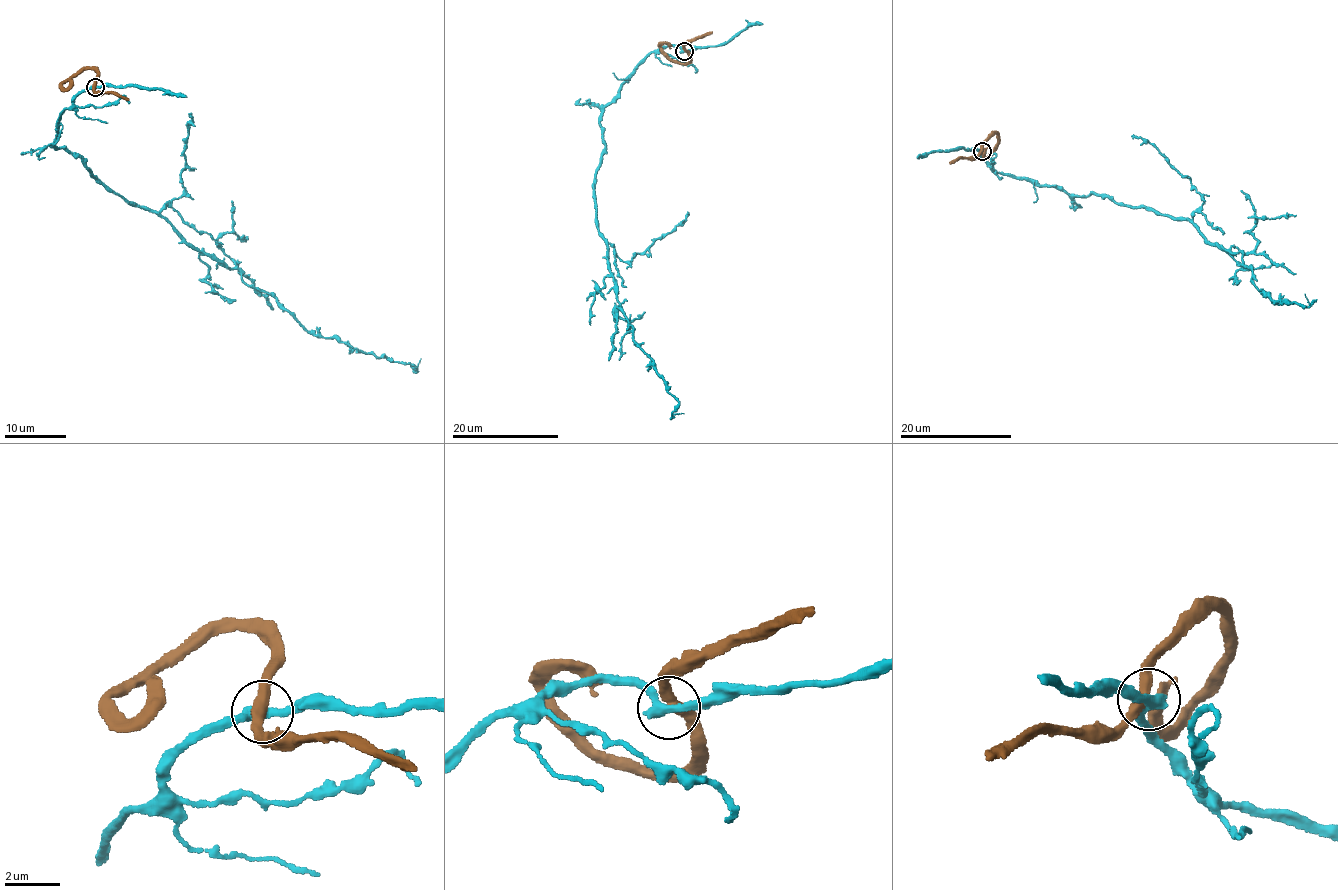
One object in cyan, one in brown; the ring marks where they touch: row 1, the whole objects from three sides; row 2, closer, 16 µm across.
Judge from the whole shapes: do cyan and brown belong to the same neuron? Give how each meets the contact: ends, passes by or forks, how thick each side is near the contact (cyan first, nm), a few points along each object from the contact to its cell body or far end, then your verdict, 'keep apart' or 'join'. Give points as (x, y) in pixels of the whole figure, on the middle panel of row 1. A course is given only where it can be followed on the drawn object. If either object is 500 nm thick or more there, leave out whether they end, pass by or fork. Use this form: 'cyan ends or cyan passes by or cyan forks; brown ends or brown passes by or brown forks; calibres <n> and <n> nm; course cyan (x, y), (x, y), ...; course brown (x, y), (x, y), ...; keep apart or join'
cyan passes by; brown passes by; calibres 360 and 360 nm; course cyan (684, 50), (651, 53), (604, 108), (593, 192), (617, 305), (679, 403), (673, 412), (684, 413); course brown (684, 50), (689, 57), (685, 63), (675, 62), (660, 47), (664, 43), (671, 48); keep apart

